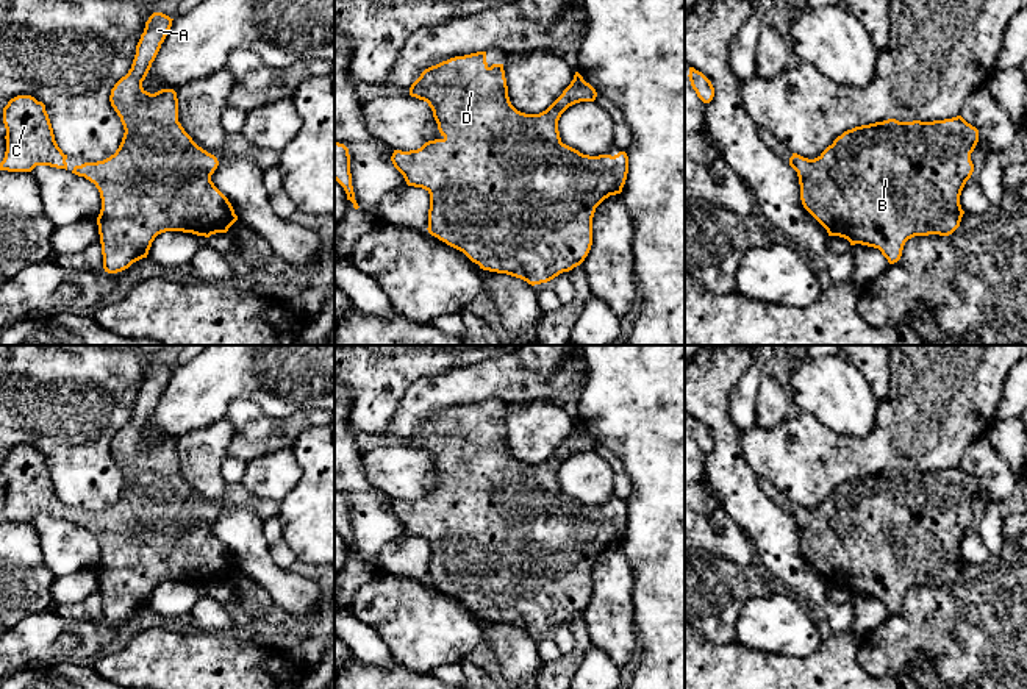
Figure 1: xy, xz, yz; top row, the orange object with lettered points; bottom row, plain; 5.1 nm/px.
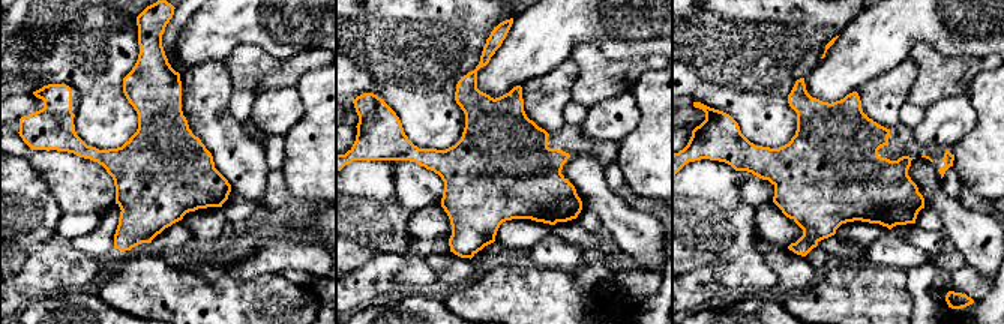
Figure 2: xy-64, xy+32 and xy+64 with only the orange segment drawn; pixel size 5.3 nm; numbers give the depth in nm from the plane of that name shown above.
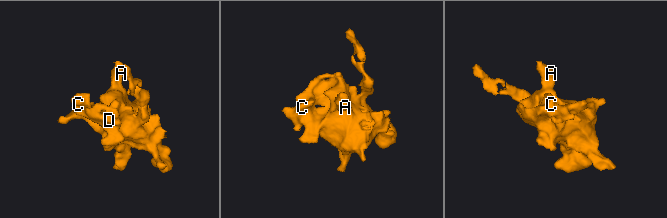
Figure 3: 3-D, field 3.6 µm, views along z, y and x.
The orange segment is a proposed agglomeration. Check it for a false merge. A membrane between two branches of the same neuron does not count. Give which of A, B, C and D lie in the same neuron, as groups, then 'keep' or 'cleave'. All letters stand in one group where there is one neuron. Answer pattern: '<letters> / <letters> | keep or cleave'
A B C D | keep

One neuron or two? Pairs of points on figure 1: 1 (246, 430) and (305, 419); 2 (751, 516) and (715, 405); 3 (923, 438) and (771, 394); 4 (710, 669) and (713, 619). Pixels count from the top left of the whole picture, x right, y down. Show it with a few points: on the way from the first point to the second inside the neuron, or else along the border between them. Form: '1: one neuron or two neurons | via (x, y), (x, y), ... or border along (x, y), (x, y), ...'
1: one neuron | via (260, 430), (286, 430), (291, 427)
2: one neuron | via (737, 488), (726, 469), (726, 433)
3: two neurons | border along (794, 408), (774, 427), (762, 428)
4: two neurons | border along (701, 630), (716, 644), (733, 641)

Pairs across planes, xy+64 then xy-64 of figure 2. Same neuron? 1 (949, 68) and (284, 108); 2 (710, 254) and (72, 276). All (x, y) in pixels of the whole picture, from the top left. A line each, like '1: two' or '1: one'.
1: two
2: two

